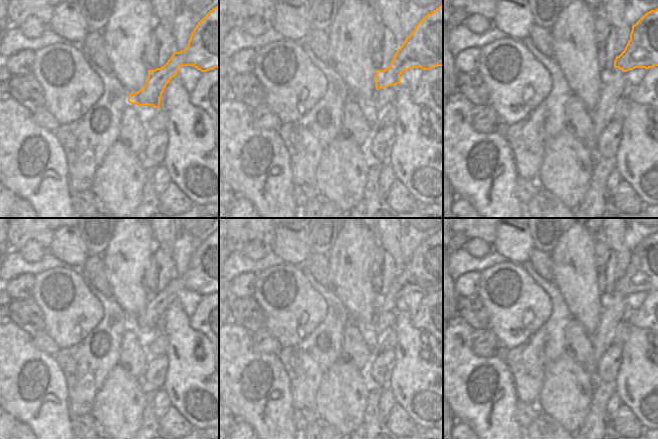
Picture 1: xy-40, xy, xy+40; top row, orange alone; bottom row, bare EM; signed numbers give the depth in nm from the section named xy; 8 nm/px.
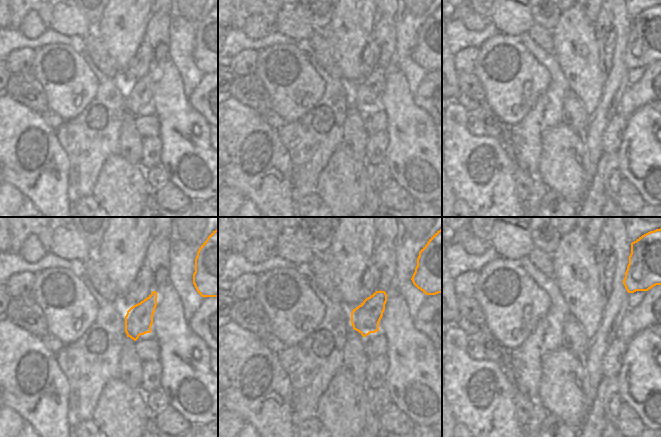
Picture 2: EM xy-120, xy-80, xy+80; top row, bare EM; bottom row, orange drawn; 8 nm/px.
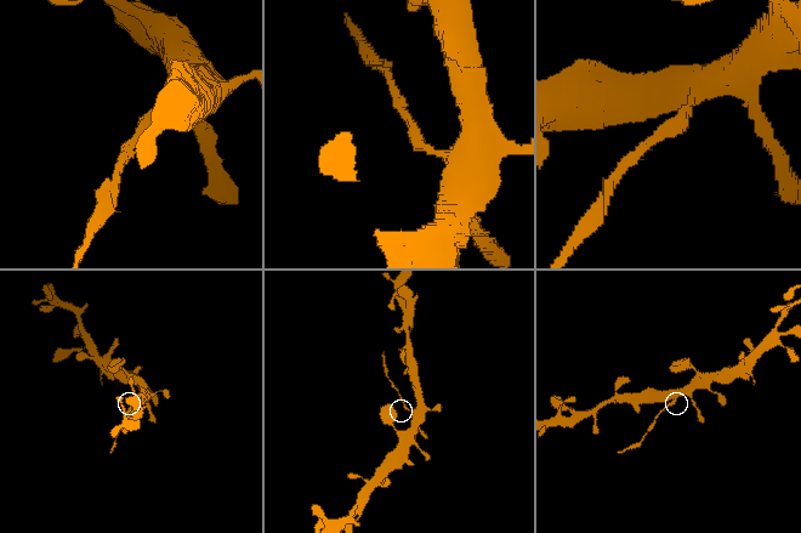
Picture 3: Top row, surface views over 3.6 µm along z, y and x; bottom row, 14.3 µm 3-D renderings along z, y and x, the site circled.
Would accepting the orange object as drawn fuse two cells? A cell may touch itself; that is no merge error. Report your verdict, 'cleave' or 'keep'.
cleave

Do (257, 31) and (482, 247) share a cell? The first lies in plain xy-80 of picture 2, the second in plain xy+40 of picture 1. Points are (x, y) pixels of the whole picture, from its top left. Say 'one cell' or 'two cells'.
one cell

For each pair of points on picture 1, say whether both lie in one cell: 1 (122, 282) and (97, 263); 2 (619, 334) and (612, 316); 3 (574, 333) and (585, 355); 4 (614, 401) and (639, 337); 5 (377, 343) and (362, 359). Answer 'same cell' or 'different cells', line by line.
1: different cells
2: different cells
3: same cell
4: different cells
5: different cells

